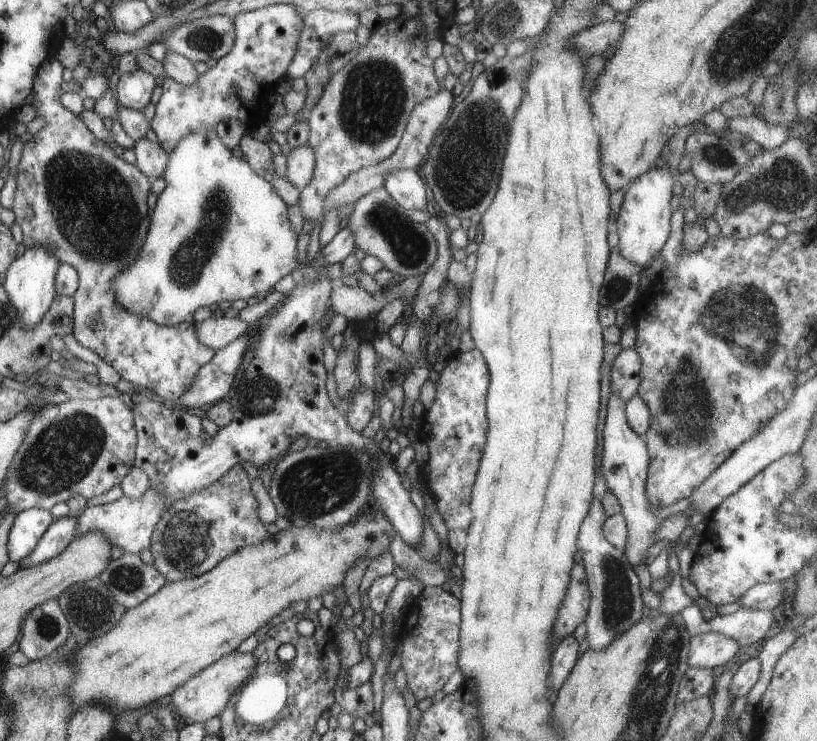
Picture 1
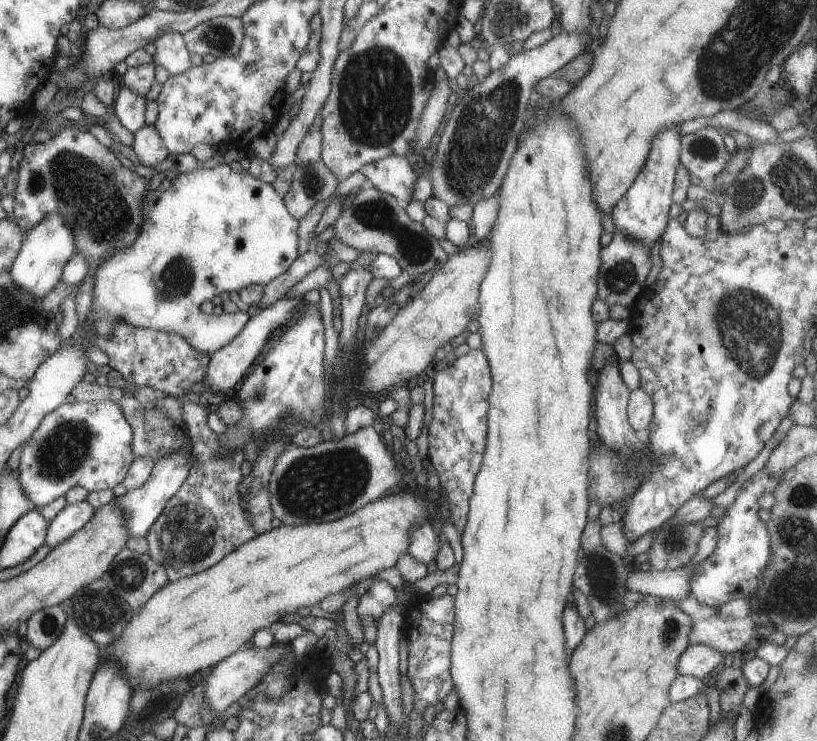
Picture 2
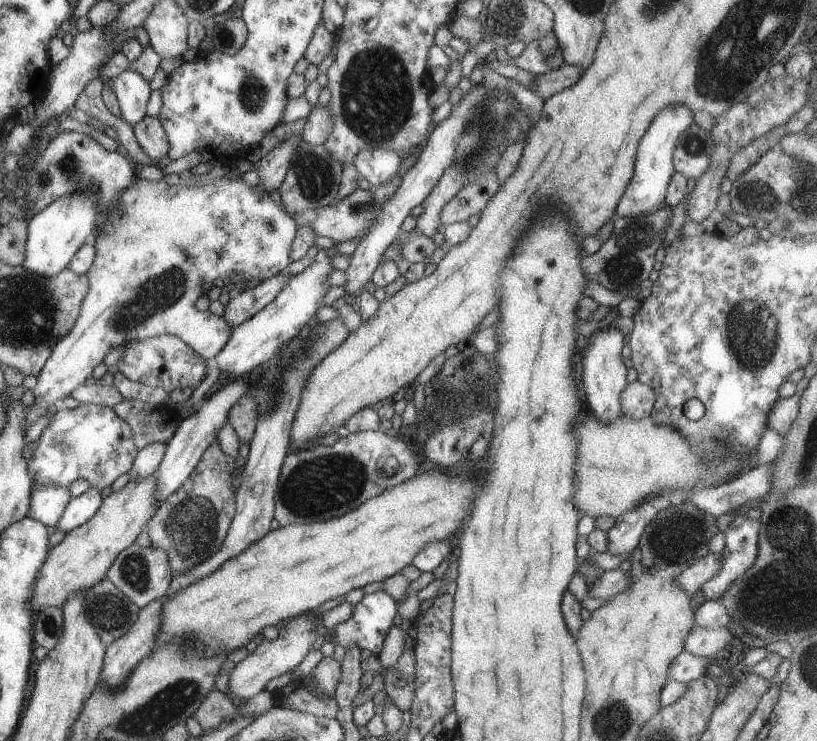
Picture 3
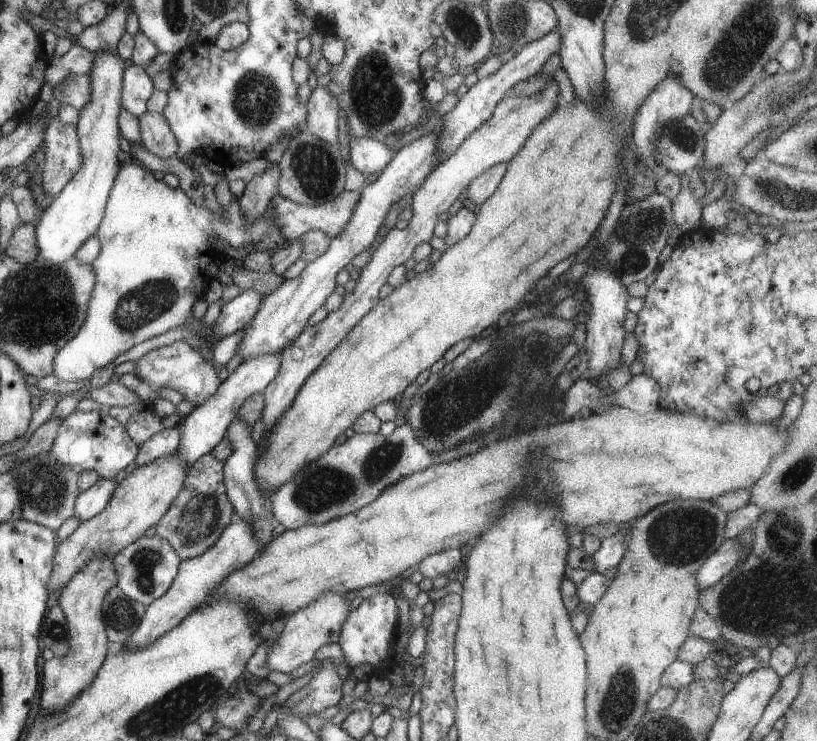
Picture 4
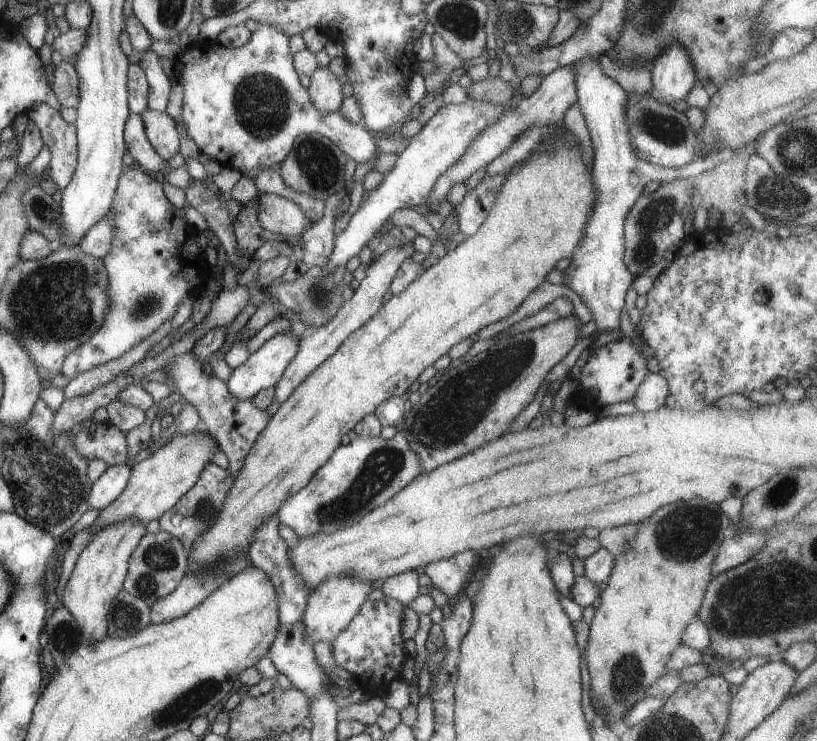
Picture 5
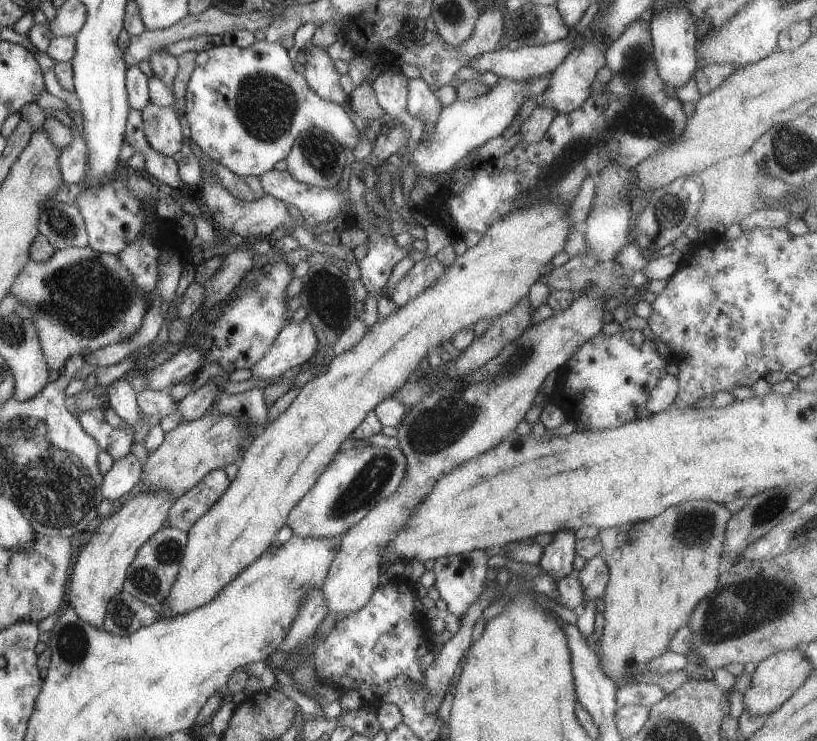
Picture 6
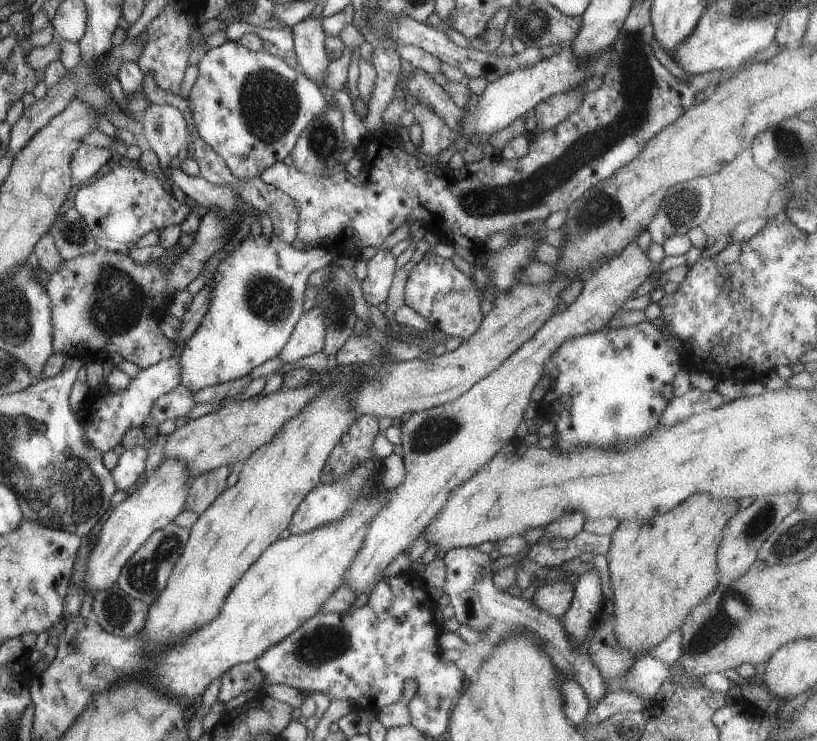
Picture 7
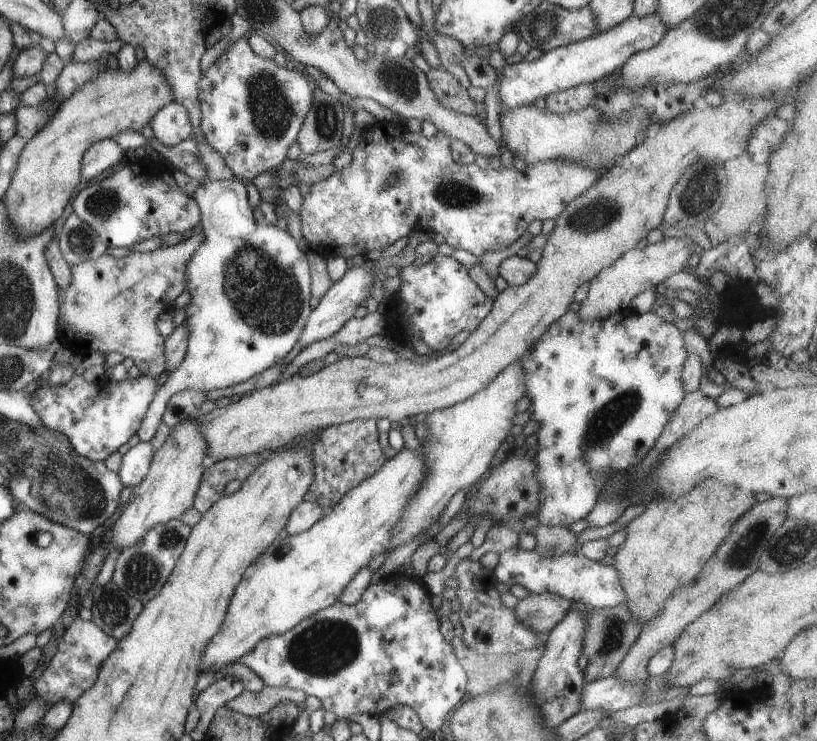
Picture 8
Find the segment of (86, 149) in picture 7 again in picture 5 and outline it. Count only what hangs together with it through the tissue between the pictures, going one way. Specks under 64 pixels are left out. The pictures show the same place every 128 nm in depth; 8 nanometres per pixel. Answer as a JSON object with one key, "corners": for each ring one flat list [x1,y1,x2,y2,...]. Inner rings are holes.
{"corners":[[54,102,36,103,28,115,39,126,44,145,50,148,50,176,63,191,77,167,77,126,62,119]]}

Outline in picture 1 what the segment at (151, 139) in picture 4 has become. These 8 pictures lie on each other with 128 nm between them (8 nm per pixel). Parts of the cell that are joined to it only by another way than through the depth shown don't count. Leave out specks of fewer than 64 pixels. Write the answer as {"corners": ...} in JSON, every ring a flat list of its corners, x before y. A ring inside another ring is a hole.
{"corners":[[146,136,135,141,133,150,136,155,136,166,148,177,154,180,163,176,170,155,162,148,159,142,154,142]]}

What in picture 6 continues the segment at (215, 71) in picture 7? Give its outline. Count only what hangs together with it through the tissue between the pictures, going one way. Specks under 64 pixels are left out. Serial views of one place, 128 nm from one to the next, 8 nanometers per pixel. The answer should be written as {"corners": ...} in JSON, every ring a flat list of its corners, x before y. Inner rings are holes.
{"corners":[[256,40,246,48,216,45,200,51,195,61,185,95,185,116,190,124,190,138,210,157,213,164,229,168,237,175,259,177,273,169,276,162,291,153,300,133,312,127,332,133,344,148,350,147,352,150,356,148,358,139,364,137,349,119,350,111,346,106,323,99,308,84,305,76,296,72,287,48,278,41]]}

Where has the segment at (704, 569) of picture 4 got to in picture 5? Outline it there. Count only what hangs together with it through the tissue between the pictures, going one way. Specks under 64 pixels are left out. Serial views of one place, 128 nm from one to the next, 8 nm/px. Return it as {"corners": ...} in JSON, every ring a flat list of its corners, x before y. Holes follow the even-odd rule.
{"corners":[[762,531,736,533,733,537,725,538,714,559,713,576,744,564,766,546,767,540,767,534]]}

